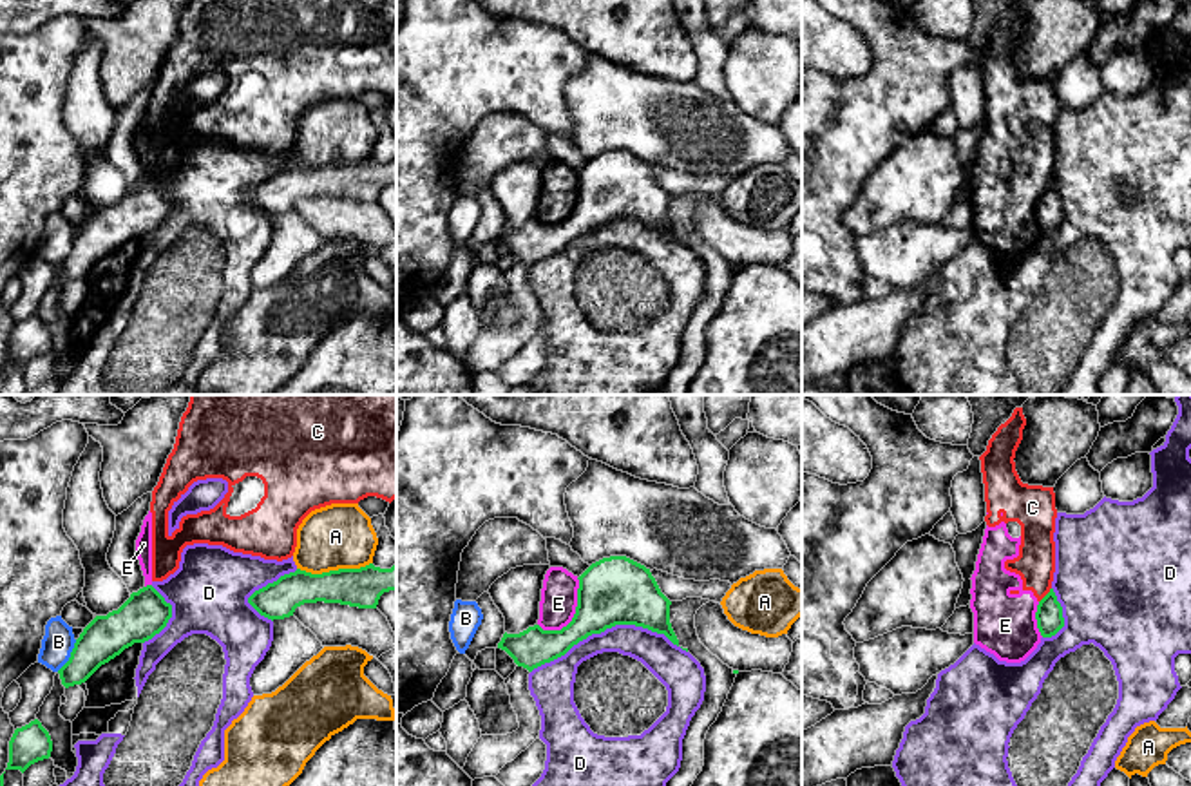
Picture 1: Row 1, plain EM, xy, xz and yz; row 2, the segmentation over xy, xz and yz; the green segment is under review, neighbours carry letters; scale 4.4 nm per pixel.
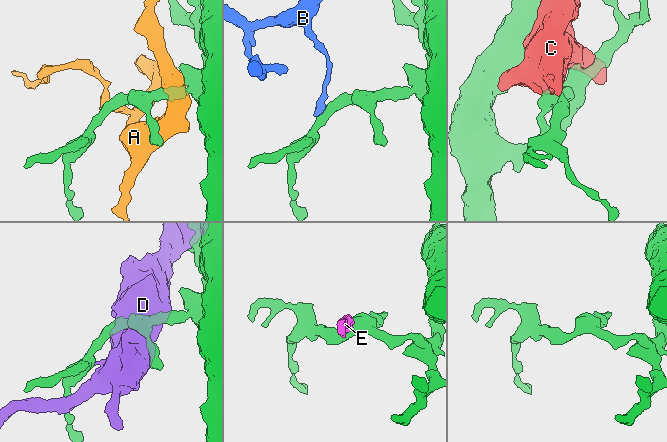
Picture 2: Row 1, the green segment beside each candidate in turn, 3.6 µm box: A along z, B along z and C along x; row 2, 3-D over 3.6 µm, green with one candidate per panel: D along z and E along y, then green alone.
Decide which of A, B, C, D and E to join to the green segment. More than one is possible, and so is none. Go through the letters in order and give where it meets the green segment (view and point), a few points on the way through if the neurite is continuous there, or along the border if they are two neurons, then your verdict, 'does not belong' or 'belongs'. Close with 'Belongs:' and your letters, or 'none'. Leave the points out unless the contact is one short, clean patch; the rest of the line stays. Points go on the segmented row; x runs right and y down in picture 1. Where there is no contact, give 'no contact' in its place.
A: meets green in xy at (333, 571); does not belong
B: meets green in xy at (71, 656); does not belong
C: meets green in yz at (1047, 594); does not belong
D: meets green in xz at (609, 627); does not belong
E: meets green in xz at (576, 613); border along xz (578, 578), (574, 616), (560, 629), (543, 631); does not belong
Belongs: none

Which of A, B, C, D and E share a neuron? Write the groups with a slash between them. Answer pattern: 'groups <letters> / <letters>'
groups A / B / C E / D

